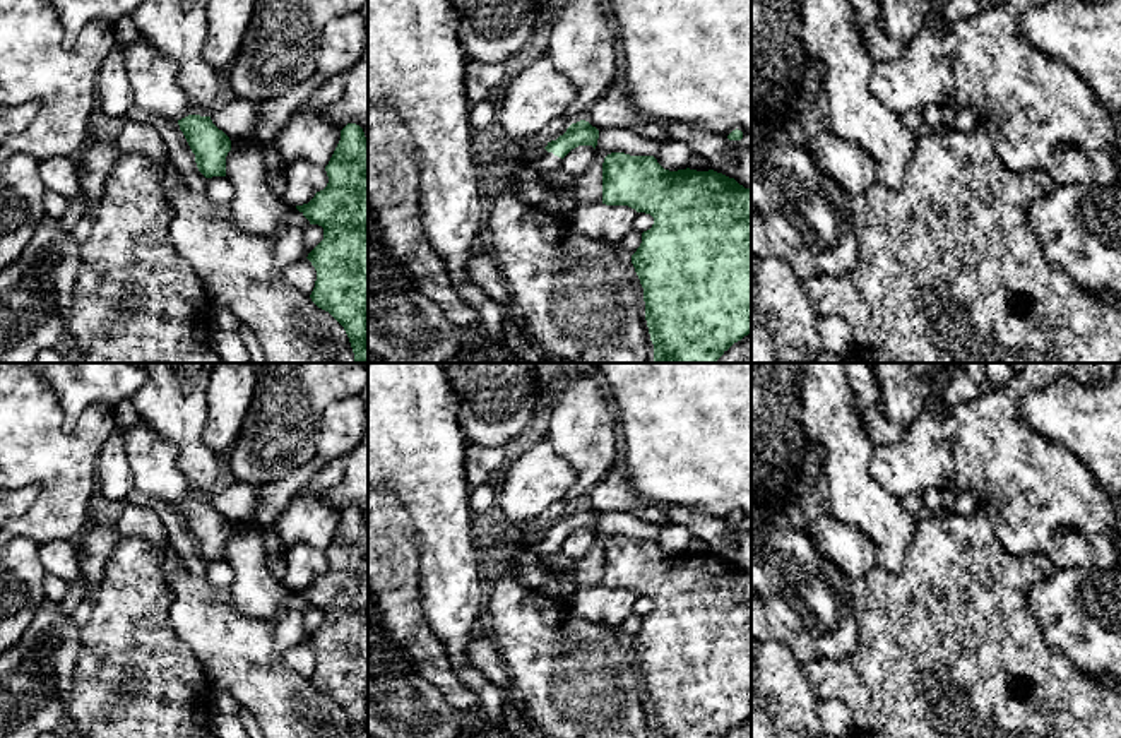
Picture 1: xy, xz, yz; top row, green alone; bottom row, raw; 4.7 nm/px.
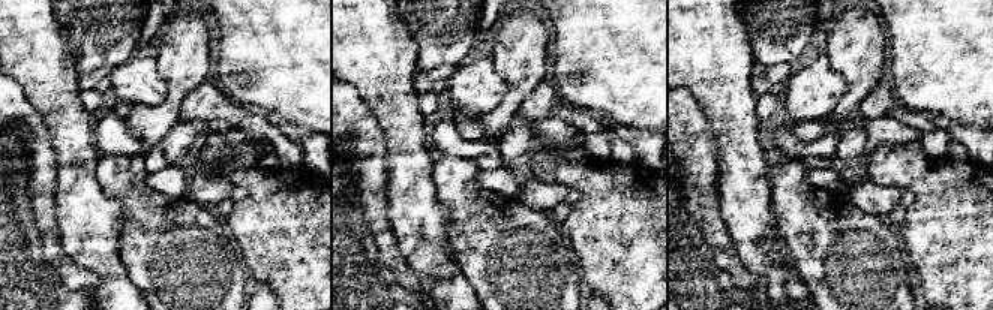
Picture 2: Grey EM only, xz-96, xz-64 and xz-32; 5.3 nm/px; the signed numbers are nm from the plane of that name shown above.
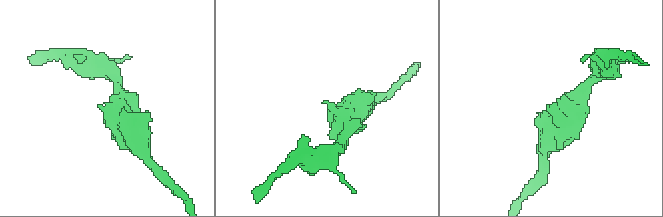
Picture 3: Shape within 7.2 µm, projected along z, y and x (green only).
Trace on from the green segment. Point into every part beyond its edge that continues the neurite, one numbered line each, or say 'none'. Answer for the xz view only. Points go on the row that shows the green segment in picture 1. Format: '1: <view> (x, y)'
1: xz (543, 161)

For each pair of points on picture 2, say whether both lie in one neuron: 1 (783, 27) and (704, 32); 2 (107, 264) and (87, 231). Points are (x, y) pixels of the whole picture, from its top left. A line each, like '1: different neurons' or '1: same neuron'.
1: different neurons
2: same neuron

